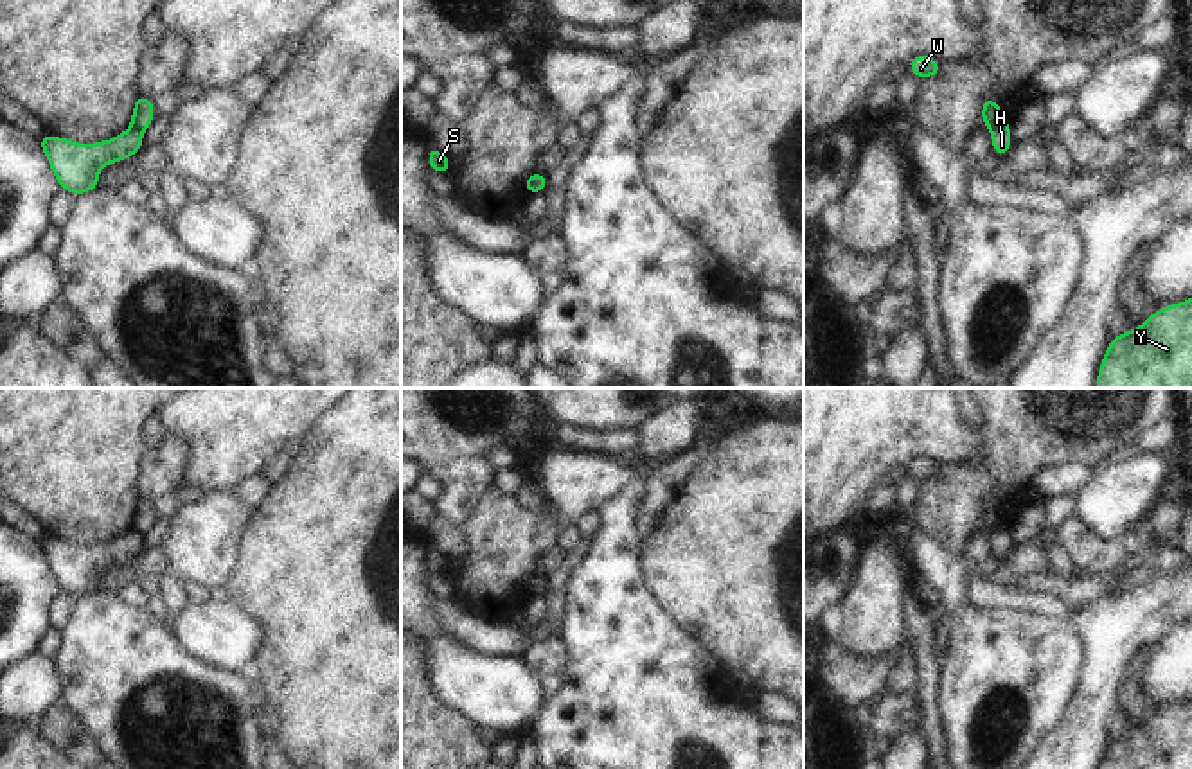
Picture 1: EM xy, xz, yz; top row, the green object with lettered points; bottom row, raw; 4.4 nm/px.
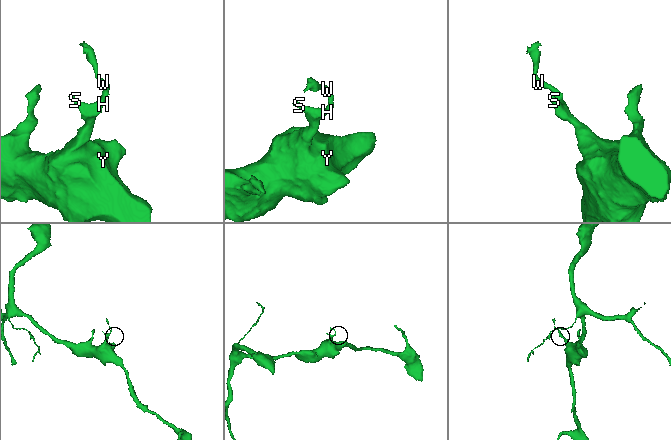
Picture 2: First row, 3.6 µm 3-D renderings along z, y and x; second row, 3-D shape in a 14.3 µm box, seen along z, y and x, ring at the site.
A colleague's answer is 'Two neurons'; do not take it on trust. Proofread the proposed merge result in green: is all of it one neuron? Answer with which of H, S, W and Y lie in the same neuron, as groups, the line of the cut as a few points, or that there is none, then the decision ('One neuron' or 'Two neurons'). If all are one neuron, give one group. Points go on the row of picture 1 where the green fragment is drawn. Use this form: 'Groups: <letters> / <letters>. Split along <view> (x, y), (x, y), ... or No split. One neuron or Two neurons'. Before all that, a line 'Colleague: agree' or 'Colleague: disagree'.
Colleague: agree
Groups: H S Y / W. Split along yz (1004, 124), (993, 132). Two neurons

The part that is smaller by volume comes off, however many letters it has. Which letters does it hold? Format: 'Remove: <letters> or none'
Remove: W

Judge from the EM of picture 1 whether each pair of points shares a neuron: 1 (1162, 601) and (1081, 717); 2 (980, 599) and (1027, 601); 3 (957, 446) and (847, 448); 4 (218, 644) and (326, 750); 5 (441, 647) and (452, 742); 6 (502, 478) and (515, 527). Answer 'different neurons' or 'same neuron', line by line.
1: same neuron
2: same neuron
3: same neuron
4: different neurons
5: different neurons
6: different neurons

